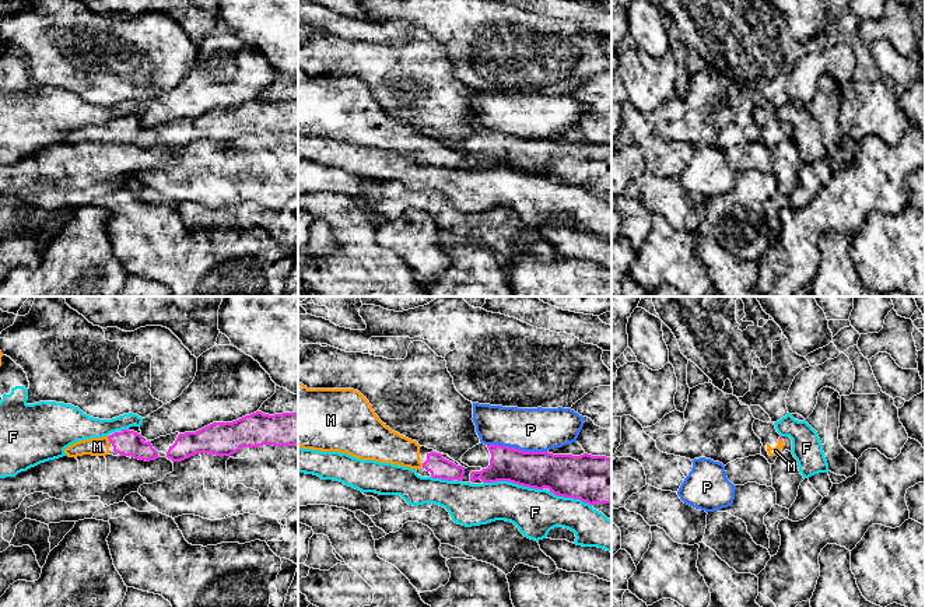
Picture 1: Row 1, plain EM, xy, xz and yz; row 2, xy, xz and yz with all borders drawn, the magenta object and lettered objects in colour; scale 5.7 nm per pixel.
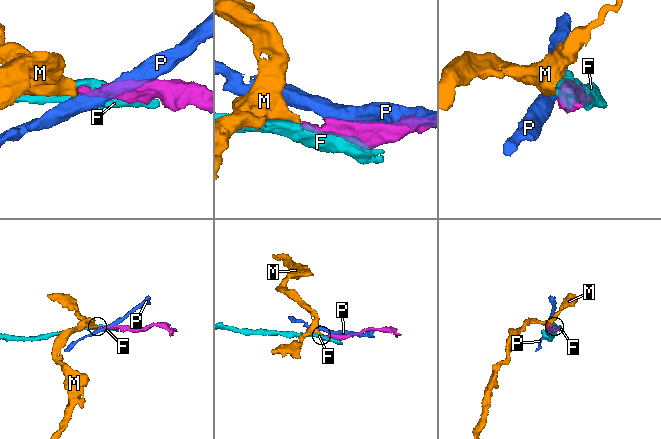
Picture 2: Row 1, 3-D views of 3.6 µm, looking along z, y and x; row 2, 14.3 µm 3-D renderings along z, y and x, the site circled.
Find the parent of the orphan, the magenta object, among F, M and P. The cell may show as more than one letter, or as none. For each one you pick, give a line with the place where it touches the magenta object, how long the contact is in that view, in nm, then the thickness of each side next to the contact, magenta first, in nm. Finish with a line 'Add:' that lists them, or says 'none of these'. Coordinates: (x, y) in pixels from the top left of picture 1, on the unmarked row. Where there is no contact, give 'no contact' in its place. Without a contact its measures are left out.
M: contact xy (108, 125); length 50 nm; calibres 140 and 110 nm
Add: M

